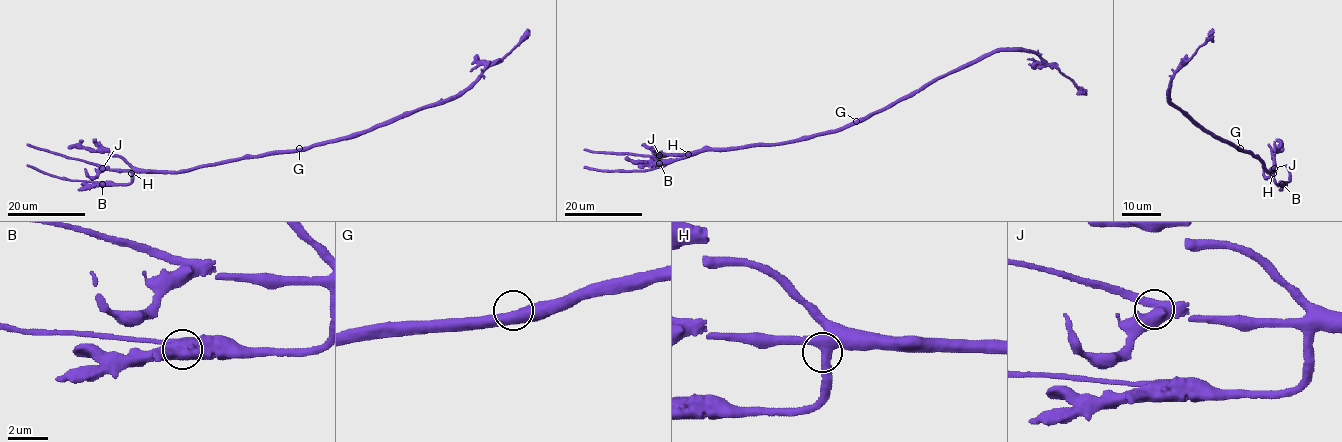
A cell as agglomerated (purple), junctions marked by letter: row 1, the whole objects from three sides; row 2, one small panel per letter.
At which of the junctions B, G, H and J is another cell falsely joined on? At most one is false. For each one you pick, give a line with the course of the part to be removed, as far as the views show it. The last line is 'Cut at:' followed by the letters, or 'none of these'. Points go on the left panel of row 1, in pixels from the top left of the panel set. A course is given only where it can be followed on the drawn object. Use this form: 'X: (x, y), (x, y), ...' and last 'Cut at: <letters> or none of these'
B: (102, 183), (63, 179), (26, 165)
Cut at: B

